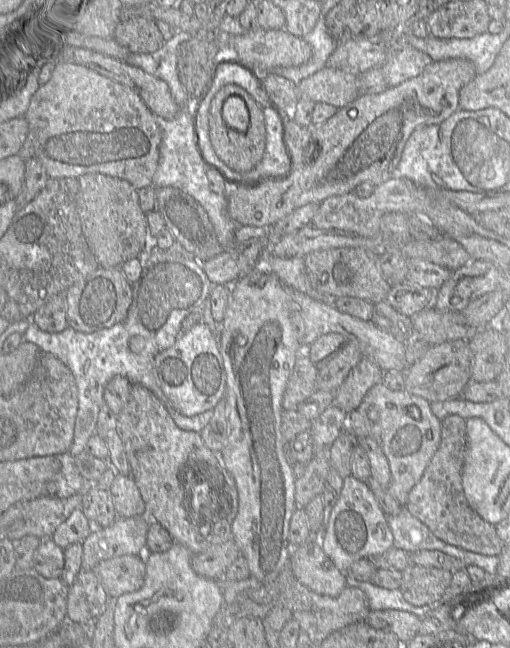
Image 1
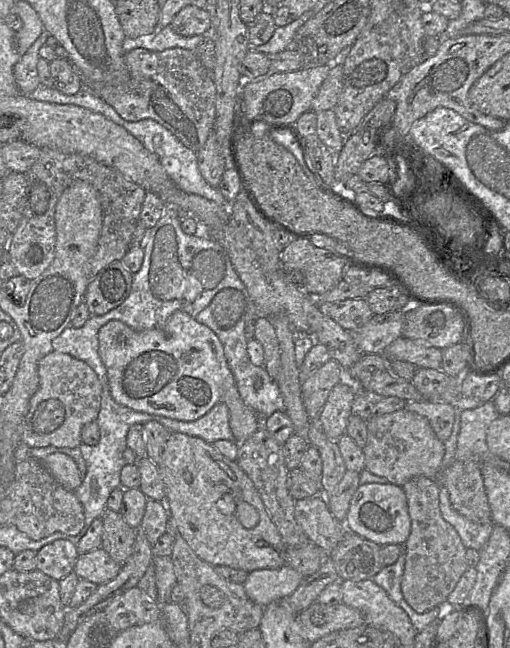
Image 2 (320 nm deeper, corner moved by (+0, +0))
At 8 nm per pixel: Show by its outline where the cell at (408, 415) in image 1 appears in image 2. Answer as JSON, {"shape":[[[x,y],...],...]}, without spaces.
{"shape":[[[422,400],[406,402],[404,409],[426,418],[440,441],[445,442],[450,437],[456,414],[454,405]]]}

